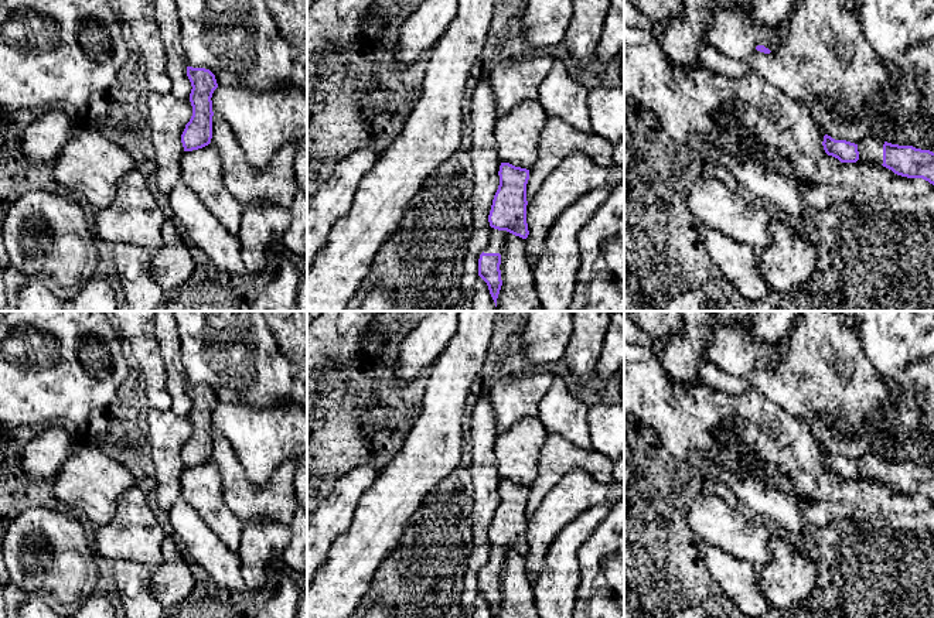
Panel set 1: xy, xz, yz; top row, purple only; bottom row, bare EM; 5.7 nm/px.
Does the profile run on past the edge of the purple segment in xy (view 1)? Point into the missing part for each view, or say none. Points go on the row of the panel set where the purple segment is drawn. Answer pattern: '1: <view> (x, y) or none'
1: none

